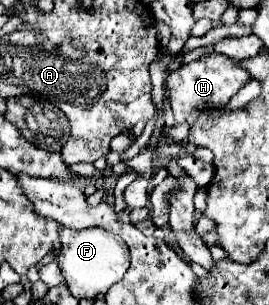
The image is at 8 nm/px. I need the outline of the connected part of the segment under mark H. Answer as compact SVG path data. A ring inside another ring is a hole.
M209 52L189 64L181 64L177 70L173 70L167 78L167 98L171 104L171 110L175 114L175 124L183 124L193 110L201 108L215 108L215 106L225 106L249 80L251 74L239 66L241 60L229 58L225 54Z

